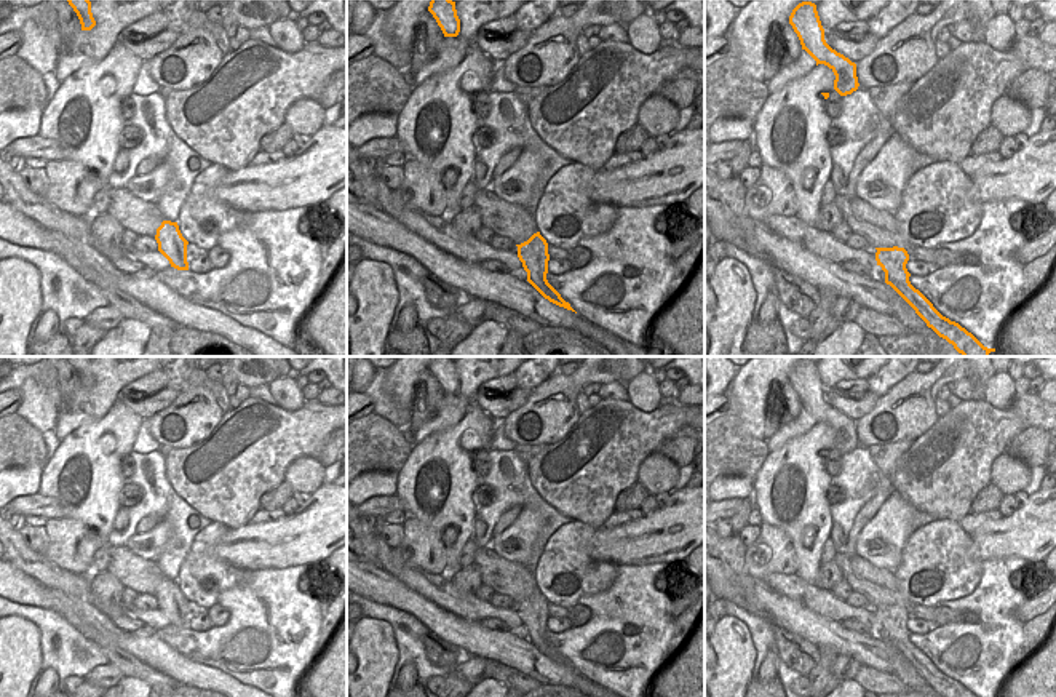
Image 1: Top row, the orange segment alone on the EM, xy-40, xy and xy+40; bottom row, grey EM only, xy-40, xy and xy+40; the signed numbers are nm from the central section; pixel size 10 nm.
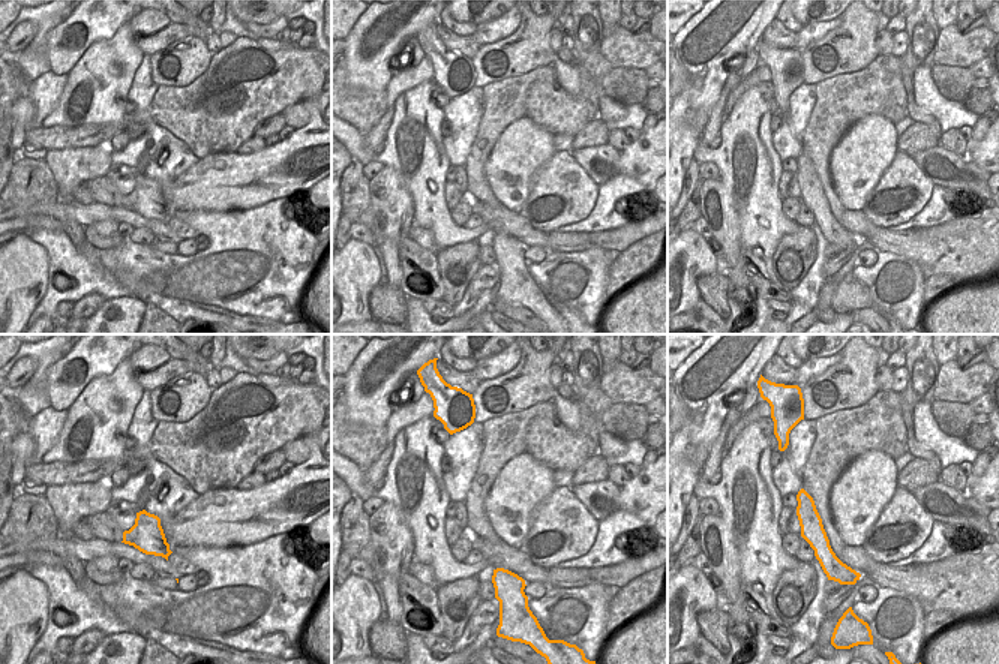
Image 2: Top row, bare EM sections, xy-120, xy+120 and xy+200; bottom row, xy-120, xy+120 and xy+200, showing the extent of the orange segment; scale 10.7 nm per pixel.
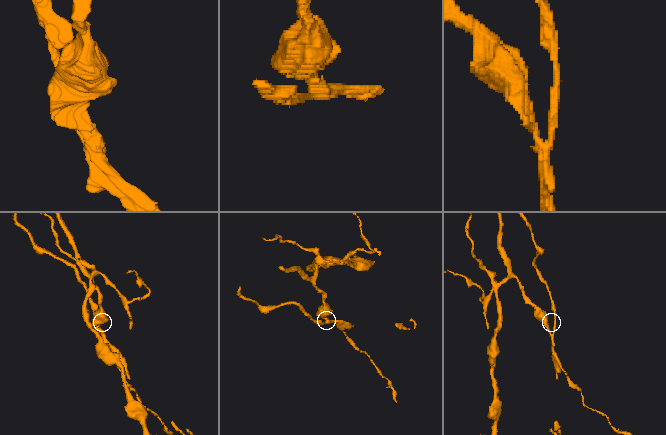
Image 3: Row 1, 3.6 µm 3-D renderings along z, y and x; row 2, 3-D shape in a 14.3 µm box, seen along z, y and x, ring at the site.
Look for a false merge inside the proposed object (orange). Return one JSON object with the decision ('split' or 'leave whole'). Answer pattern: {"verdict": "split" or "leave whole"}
{"verdict": "split"}

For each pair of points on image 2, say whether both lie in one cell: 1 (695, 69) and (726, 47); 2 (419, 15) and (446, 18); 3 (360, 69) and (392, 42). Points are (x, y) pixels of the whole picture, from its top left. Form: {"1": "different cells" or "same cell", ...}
{"1": "same cell", "2": "different cells", "3": "same cell"}

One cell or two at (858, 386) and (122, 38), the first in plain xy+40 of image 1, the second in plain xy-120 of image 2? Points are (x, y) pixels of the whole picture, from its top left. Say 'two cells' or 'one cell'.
two cells

